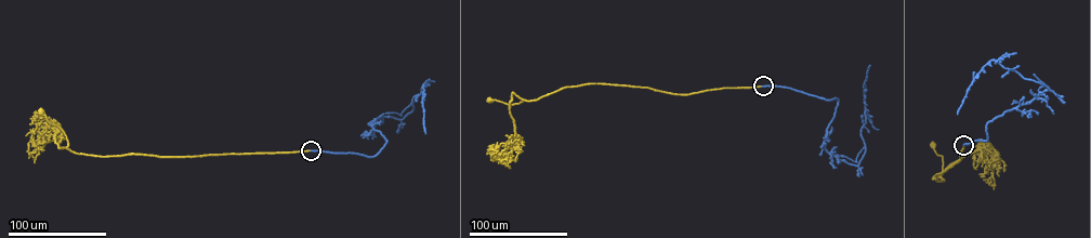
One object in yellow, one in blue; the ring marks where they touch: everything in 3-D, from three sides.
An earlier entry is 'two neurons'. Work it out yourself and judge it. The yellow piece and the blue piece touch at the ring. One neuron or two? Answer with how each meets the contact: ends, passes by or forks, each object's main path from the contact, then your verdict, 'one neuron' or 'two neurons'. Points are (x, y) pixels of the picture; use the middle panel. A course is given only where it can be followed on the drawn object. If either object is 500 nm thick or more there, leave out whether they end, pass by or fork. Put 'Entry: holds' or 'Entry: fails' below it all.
yellow ends there; blue ends there; yellow runs (763, 86), (685, 94), (587, 83), (510, 105), (489, 100); blue runs (763, 86), (837, 98), (824, 147), (857, 166), (865, 149), (861, 130), (870, 65); one neuron
Entry: fails

